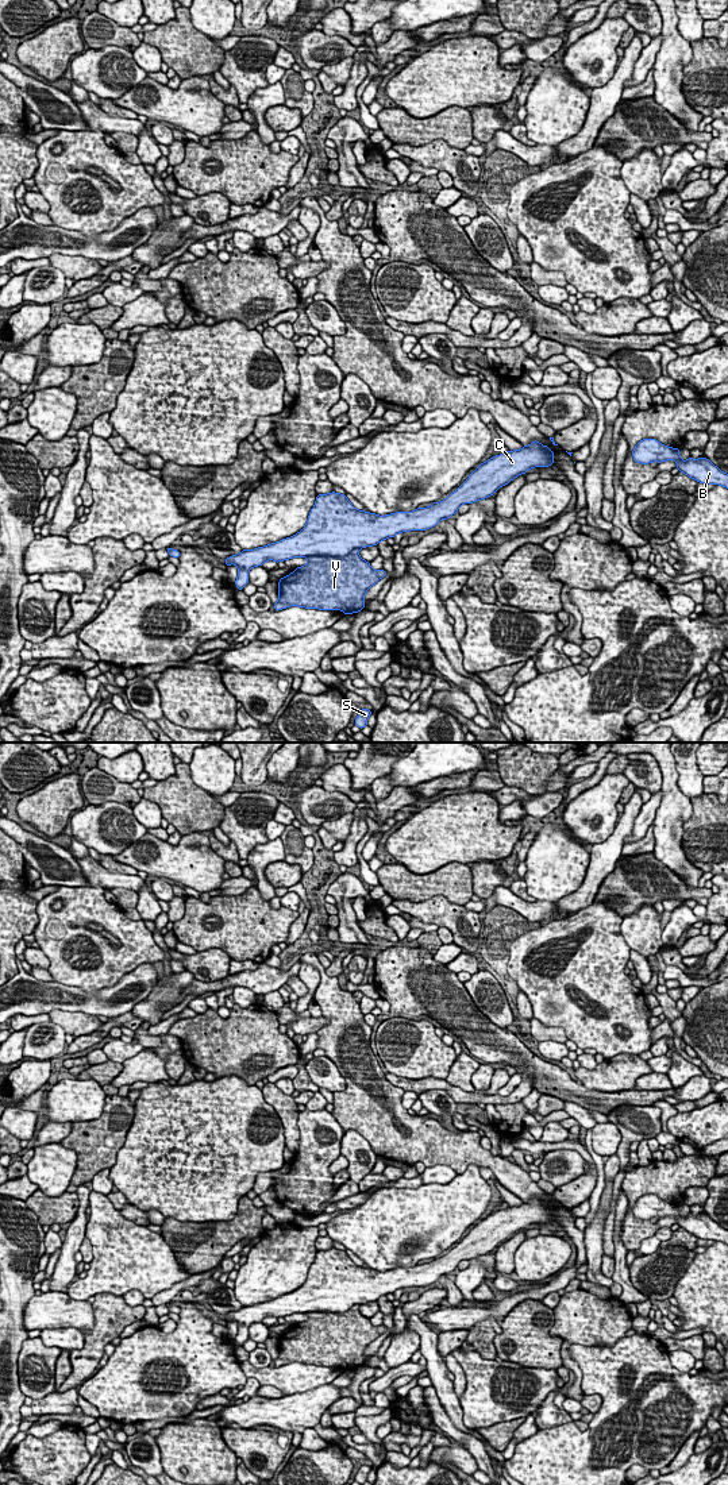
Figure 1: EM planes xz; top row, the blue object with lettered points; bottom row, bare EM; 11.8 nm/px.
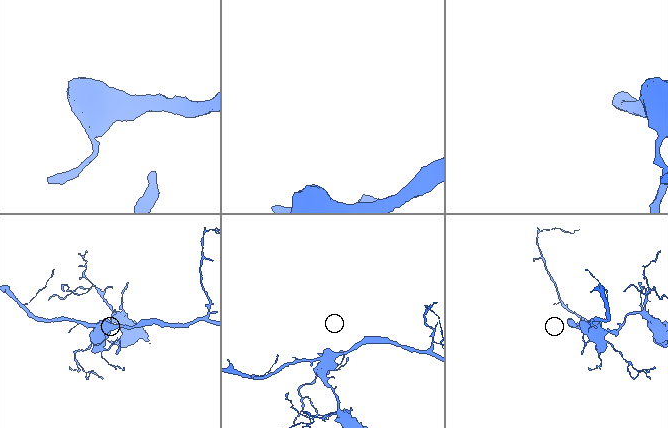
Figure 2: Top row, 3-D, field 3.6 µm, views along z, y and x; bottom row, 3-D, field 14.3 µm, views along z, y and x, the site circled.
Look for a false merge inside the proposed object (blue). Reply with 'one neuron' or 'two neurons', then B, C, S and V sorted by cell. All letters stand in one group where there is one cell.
two neurons | B C / S V

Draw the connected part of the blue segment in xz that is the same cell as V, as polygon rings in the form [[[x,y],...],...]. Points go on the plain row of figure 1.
[[[353,1305],[346,1312],[309,1312],[305,1322],[278,1338],[276,1366],[300,1362],[320,1366],[358,1369],[365,1364],[365,1350],[385,1332]]]

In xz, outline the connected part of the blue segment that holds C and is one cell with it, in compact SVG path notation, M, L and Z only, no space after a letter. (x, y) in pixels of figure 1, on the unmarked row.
M534 1196L521 1206L506 1207L481 1219L446 1256L428 1264L386 1272L355 1265L344 1250L319 1250L298 1289L265 1303L243 1305L227 1314L224 1320L238 1323L235 1341L243 1346L249 1339L249 1327L267 1316L278 1319L292 1314L346 1312L353 1305L377 1301L401 1288L427 1287L440 1276L450 1274L461 1261L493 1251L529 1224L551 1220L554 1208Z

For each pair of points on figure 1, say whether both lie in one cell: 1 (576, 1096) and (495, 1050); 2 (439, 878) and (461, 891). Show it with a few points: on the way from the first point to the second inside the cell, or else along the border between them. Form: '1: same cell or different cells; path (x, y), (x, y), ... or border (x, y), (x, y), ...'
1: same cell; path (555, 1083), (550, 1082), (515, 1053)
2: same cell; path (445, 880), (450, 880), (455, 886)

